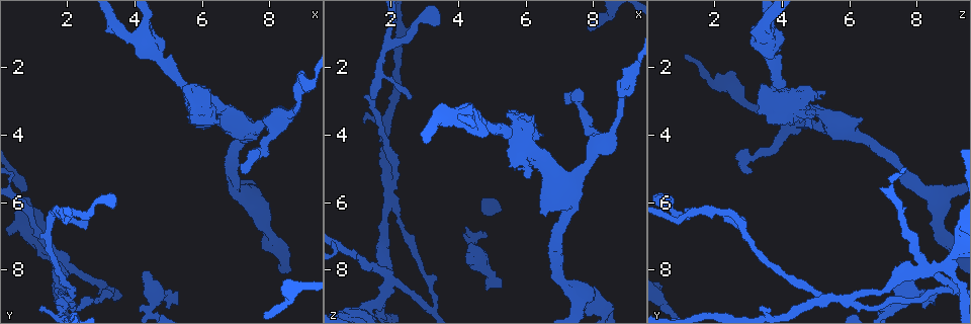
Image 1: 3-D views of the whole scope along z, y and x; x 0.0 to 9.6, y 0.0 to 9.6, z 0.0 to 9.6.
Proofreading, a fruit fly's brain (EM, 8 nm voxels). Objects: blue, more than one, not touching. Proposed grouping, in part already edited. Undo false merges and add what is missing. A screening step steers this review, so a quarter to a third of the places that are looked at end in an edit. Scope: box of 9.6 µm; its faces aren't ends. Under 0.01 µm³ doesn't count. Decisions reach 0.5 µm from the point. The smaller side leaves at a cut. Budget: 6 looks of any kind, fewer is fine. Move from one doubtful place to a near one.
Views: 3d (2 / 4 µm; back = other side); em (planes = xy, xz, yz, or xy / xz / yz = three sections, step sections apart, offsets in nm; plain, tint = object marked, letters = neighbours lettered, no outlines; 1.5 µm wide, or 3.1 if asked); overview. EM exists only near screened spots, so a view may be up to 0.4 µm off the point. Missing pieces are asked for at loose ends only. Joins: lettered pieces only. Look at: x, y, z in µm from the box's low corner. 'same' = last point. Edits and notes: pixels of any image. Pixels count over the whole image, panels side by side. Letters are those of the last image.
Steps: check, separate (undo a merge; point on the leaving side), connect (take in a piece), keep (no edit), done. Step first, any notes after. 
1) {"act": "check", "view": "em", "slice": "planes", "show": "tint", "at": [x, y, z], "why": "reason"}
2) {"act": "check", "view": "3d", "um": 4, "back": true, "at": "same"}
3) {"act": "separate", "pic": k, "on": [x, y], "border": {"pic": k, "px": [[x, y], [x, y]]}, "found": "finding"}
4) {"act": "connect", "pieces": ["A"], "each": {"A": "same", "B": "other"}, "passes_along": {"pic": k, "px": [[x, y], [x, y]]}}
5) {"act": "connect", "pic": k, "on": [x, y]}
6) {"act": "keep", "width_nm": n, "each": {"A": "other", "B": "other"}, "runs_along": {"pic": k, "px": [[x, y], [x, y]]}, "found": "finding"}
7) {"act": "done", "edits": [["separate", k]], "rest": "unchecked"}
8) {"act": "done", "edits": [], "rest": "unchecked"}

{"act": "check", "view": "em", "slice": "planes", "show": "letters", "at": [2.65, 6.60, 2.95], "why": "tapers out"}

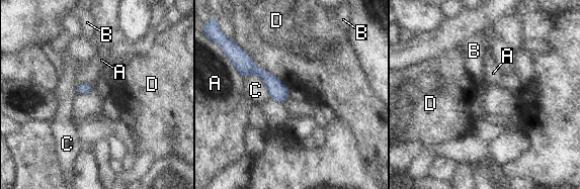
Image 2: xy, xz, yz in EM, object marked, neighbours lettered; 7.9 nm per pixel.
{"act": "keep", "each": {"A": "other", "B": "other", "C": "other", "D": "other"}, "border": {"pic": 2, "px": [[93, 84], [79, 83], [75, 87]]}, "found": "none of them fits"}

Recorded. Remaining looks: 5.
{"act": "check", "view": "3d", "um": 4, "at": [2.10, 8.85, 5.35], "why": "branch point"}

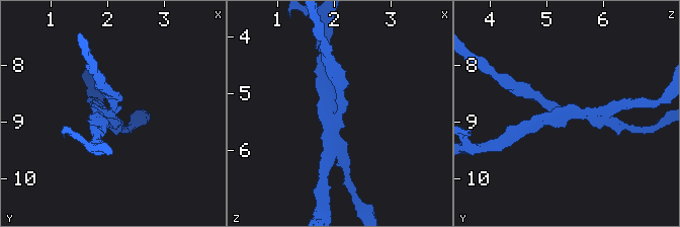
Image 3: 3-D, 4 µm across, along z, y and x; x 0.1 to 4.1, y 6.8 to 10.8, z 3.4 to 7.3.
{"act": "check", "view": "em", "slice": "planes", "show": "tint", "at": [2.05, 8.90, 5.40], "why": "shape alone is not enough"}

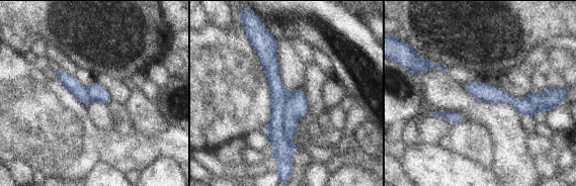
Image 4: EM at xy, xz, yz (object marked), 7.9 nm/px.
{"act": "check", "view": "em", "slice": "planes", "show": "letters", "at": "same", "why": "see the neighbours"}

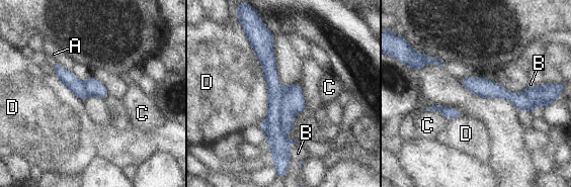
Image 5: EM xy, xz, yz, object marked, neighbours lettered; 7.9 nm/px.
{"act": "separate", "pic": 5, "on": [293, 101], "each": {"A": "other", "B": "other", "C": "other", "D": "other"}, "border": {"pic": 5, "px": [[282, 87], [280, 130], [284, 135]]}, "found": "two neurons meet here"}

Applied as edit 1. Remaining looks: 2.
{"act": "done", "edits": [["separate", 5]], "rest": "unchecked"}

